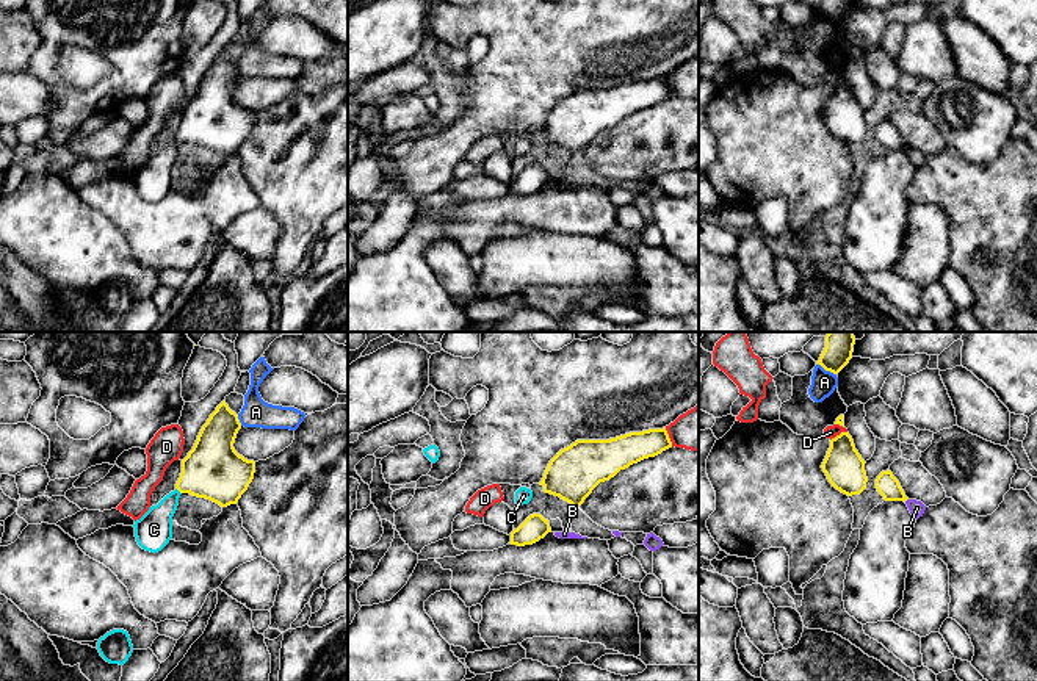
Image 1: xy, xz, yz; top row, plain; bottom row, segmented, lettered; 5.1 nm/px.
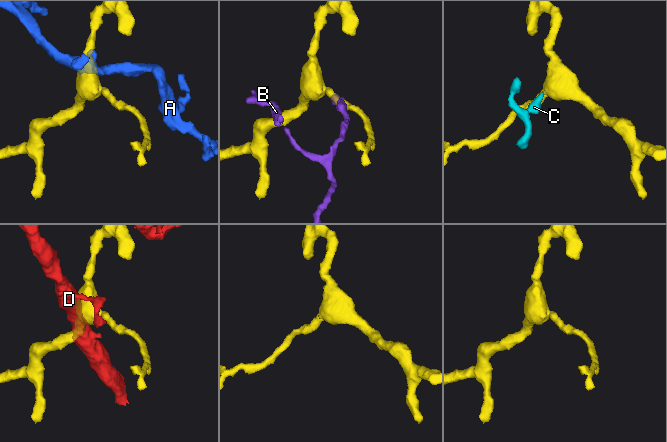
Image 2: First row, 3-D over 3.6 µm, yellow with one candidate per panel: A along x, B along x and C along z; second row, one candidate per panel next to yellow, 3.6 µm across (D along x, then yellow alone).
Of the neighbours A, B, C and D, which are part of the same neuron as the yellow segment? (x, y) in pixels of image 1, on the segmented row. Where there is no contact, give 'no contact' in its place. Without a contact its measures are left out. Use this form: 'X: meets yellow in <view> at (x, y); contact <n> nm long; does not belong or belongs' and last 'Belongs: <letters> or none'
A: meets yellow in yz at (827, 370); contact 110 nm long; does not belong
B: meets yellow in yz at (906, 500); contact 30 nm long; does not belong
C: meets yellow in xy at (177, 489); contact 50 nm long; belongs
D: meets yellow in xz at (668, 437); contact 100 nm long; does not belong
Belongs: C

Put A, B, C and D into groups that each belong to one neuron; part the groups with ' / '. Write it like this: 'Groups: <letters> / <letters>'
Groups: A / B / C / D

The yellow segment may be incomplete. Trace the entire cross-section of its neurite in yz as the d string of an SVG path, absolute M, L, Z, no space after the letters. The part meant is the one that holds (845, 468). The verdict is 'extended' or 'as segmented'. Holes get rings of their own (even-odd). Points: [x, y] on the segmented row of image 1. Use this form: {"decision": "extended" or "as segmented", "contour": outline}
{"decision": "as segmented", "contour": "M841 432L830 440L830 448L821 468L832 487L852 496L860 495L866 488L865 463L849 432Z"}

